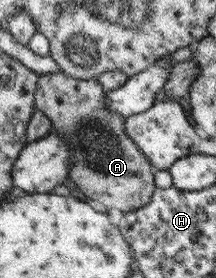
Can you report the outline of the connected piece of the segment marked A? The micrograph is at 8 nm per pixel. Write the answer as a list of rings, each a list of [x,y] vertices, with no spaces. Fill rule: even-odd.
[[[55,70],[37,75],[34,111],[39,111],[51,122],[50,130],[57,132],[69,150],[70,168],[66,177],[79,192],[101,202],[107,209],[117,208],[122,213],[141,208],[153,194],[153,168],[137,145],[127,137],[124,119],[103,105],[105,90],[93,79],[67,76]]]

